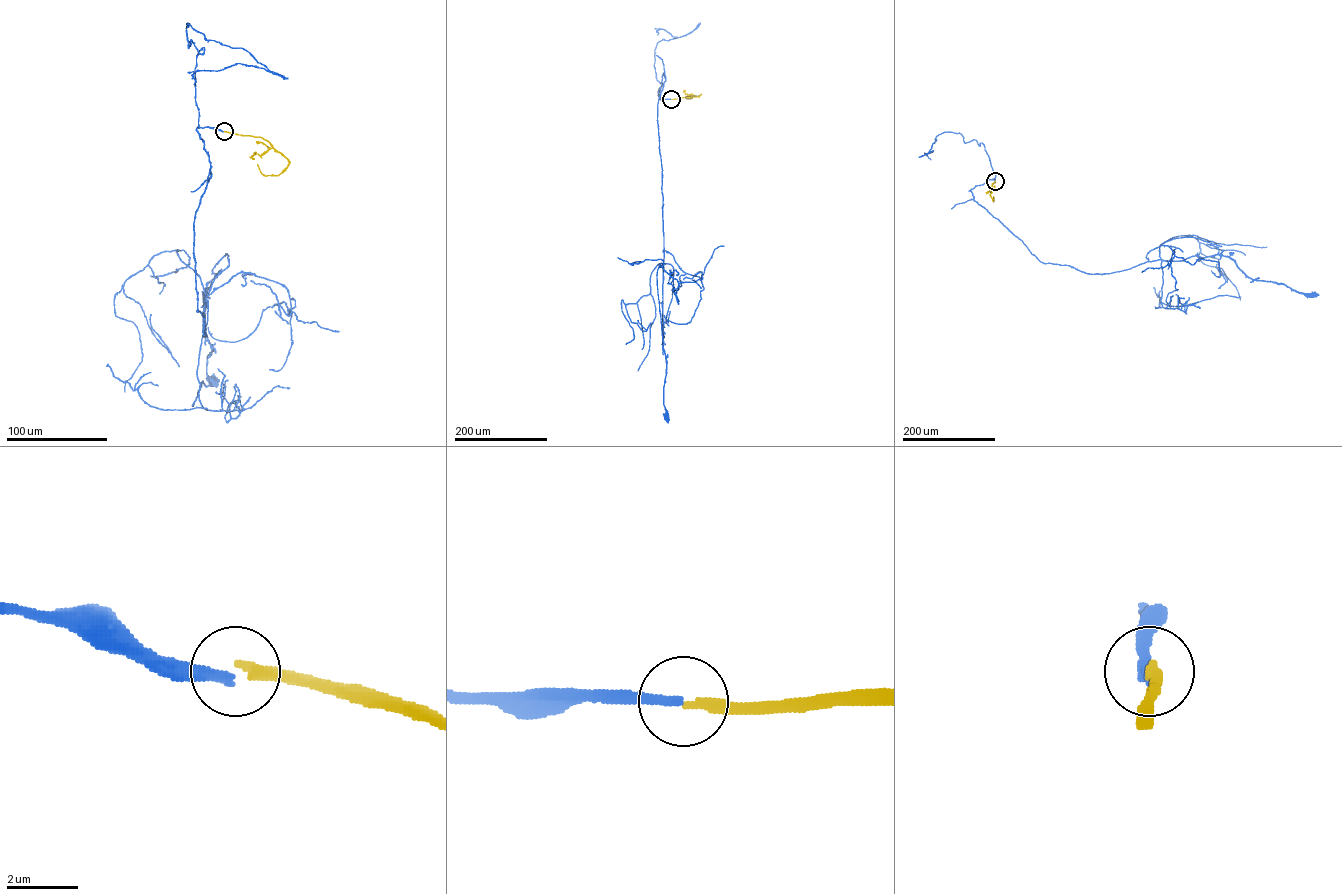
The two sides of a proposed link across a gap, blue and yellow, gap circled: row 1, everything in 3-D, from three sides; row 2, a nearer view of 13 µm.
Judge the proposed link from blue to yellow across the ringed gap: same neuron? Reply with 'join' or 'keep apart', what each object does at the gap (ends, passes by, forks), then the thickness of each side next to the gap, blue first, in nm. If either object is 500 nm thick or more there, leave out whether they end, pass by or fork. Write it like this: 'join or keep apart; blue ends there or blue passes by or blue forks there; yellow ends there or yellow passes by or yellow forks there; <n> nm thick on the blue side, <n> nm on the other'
keep apart; blue ends there; yellow ends there; 240 nm thick on the blue side, 280 nm on the other

